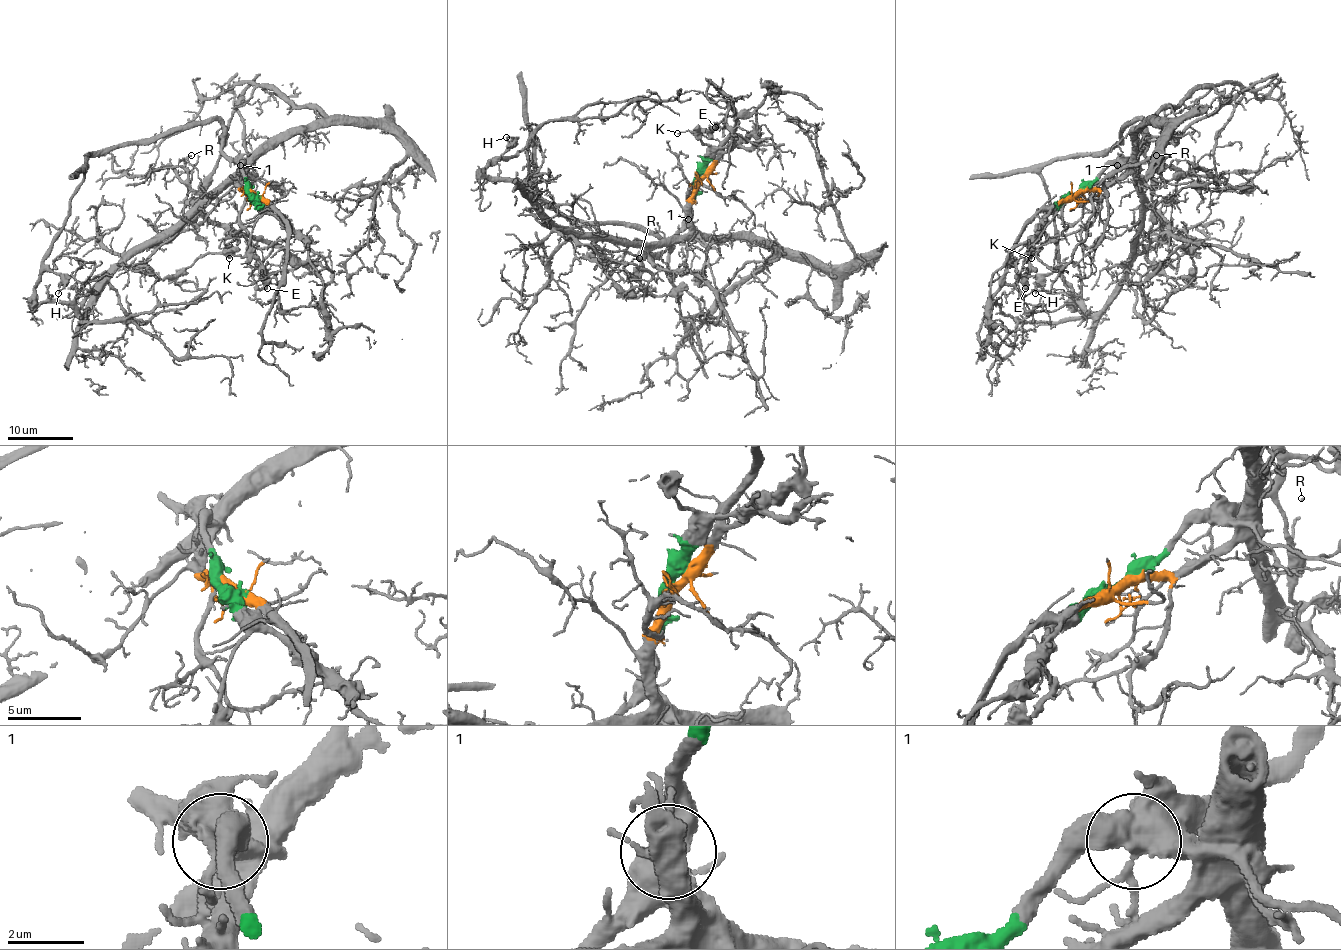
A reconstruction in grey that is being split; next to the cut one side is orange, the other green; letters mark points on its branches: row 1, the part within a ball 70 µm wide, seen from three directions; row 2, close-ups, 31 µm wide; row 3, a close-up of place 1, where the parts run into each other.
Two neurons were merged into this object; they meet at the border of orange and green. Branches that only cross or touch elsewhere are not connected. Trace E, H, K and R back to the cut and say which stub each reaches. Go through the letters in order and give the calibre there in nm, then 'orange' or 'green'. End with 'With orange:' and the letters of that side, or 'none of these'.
E: 600 nm | green
H: 110 nm | green
K: 100 nm | green
R: 160 nm | green
With orange: none of these

